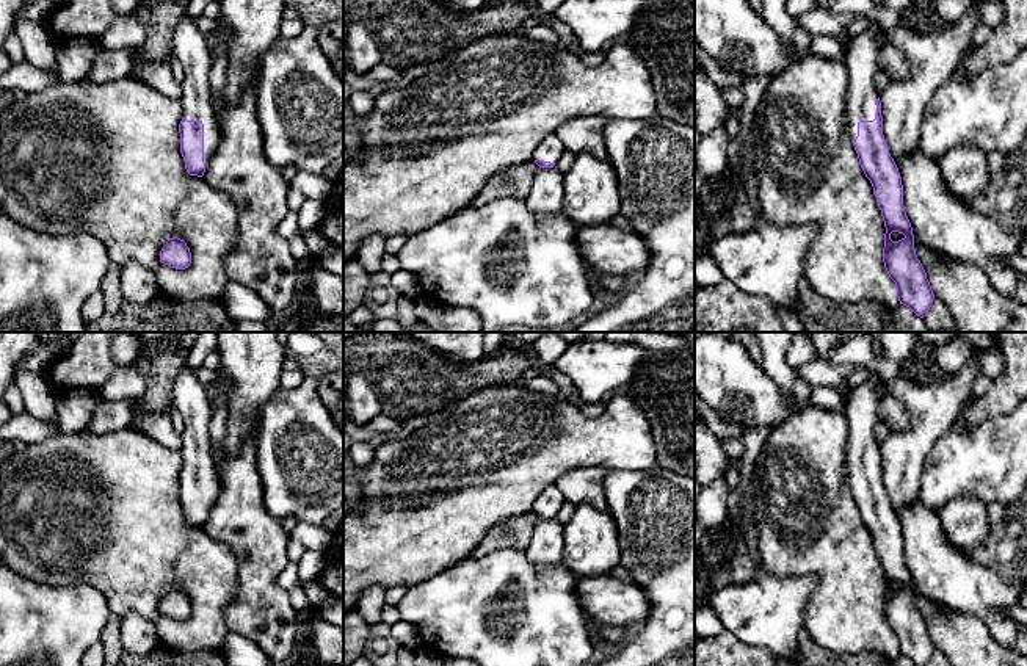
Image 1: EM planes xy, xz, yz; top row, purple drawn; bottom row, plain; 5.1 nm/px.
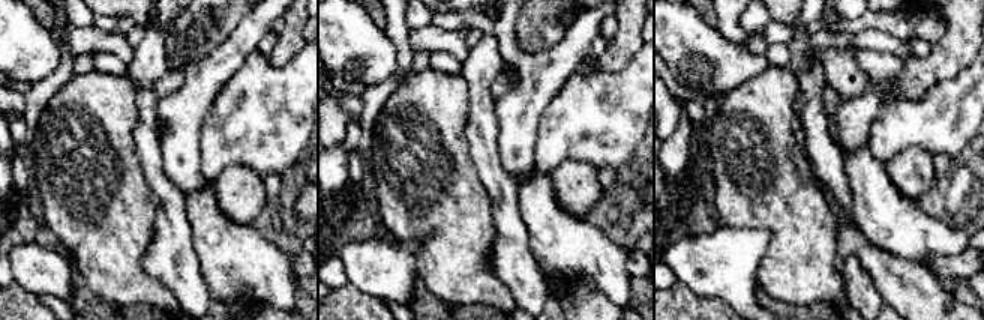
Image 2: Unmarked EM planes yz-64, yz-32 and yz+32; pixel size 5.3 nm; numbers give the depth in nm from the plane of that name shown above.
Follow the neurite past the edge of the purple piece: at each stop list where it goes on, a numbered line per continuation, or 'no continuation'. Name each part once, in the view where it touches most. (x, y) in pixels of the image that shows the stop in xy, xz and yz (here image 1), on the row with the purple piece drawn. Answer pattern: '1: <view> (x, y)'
1: xy (190, 46)

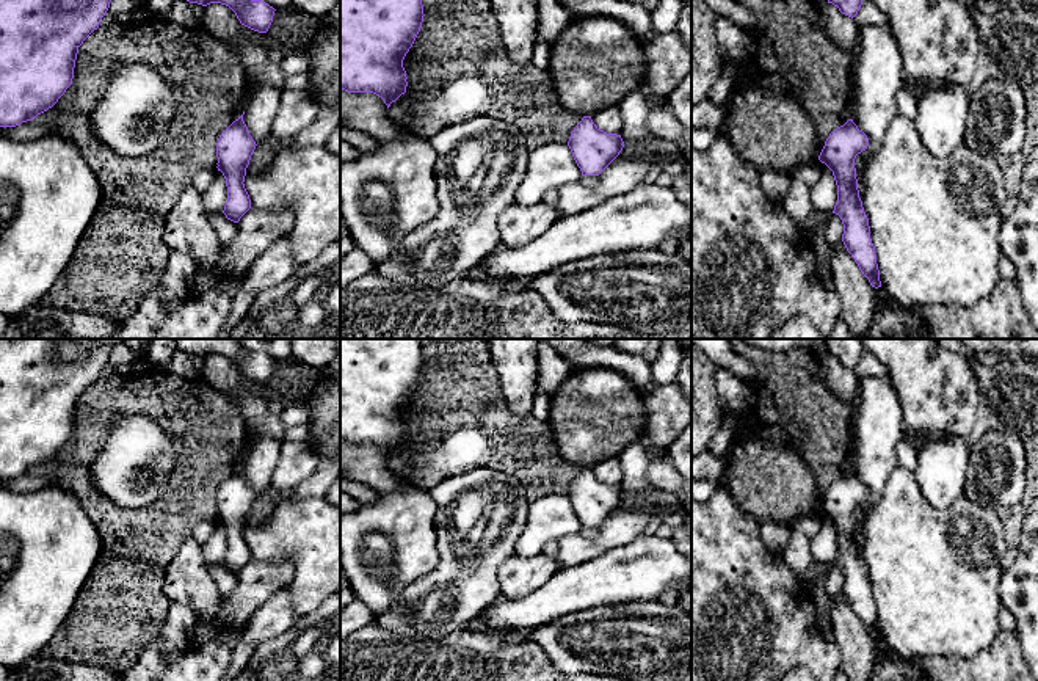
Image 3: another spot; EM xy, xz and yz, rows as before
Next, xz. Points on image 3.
no continuation

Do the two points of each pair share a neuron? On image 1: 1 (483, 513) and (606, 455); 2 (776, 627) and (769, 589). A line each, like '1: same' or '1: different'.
1: same
2: same

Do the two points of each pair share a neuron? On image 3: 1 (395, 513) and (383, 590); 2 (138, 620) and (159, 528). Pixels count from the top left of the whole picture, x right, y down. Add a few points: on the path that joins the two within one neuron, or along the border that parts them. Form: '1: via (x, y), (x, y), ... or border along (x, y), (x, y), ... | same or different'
1: via (395, 532), (381, 549), (381, 571) | same
2: via (138, 597), (138, 551) | same

